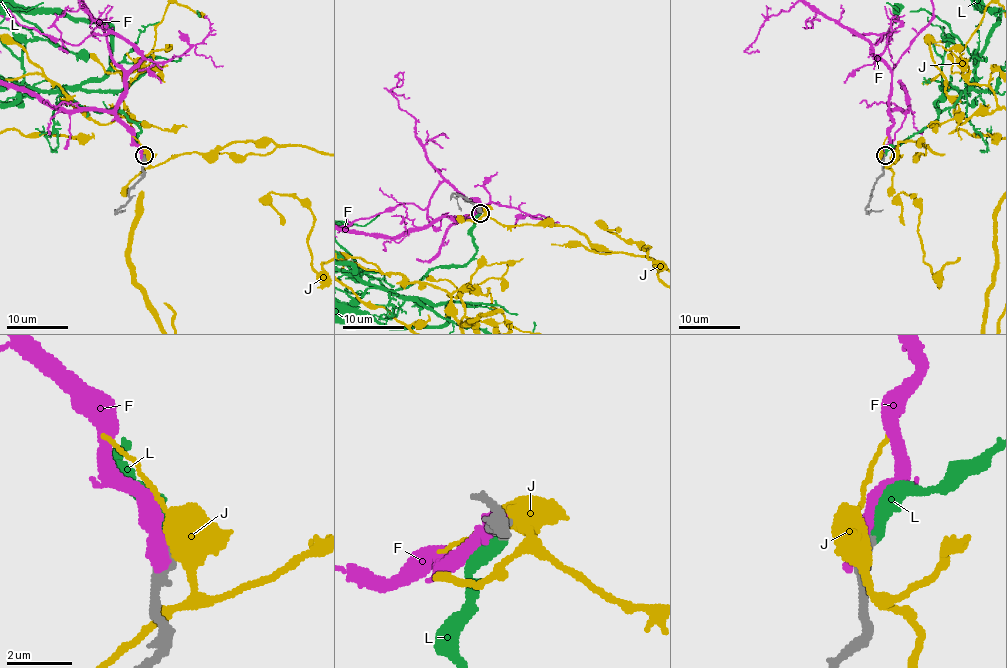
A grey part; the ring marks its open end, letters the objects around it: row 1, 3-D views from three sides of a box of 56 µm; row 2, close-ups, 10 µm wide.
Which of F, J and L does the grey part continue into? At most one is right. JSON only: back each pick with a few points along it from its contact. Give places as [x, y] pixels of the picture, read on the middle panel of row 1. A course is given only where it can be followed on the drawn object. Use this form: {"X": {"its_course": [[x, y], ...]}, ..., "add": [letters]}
{"L": {"its_course": [[480, 212], [477, 251], [466, 263], [430, 268], [395, 291], [446, 305], [444, 324], [386, 327]]}, "add": ["L"]}

